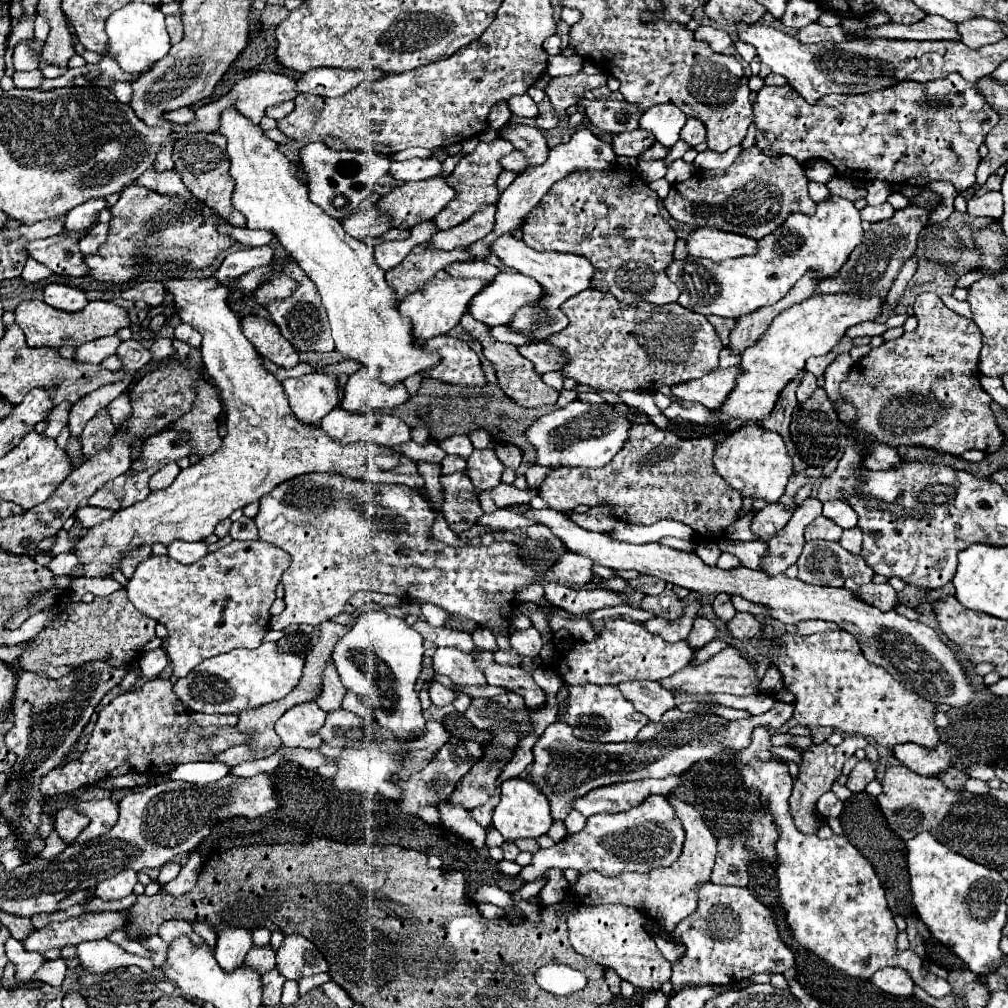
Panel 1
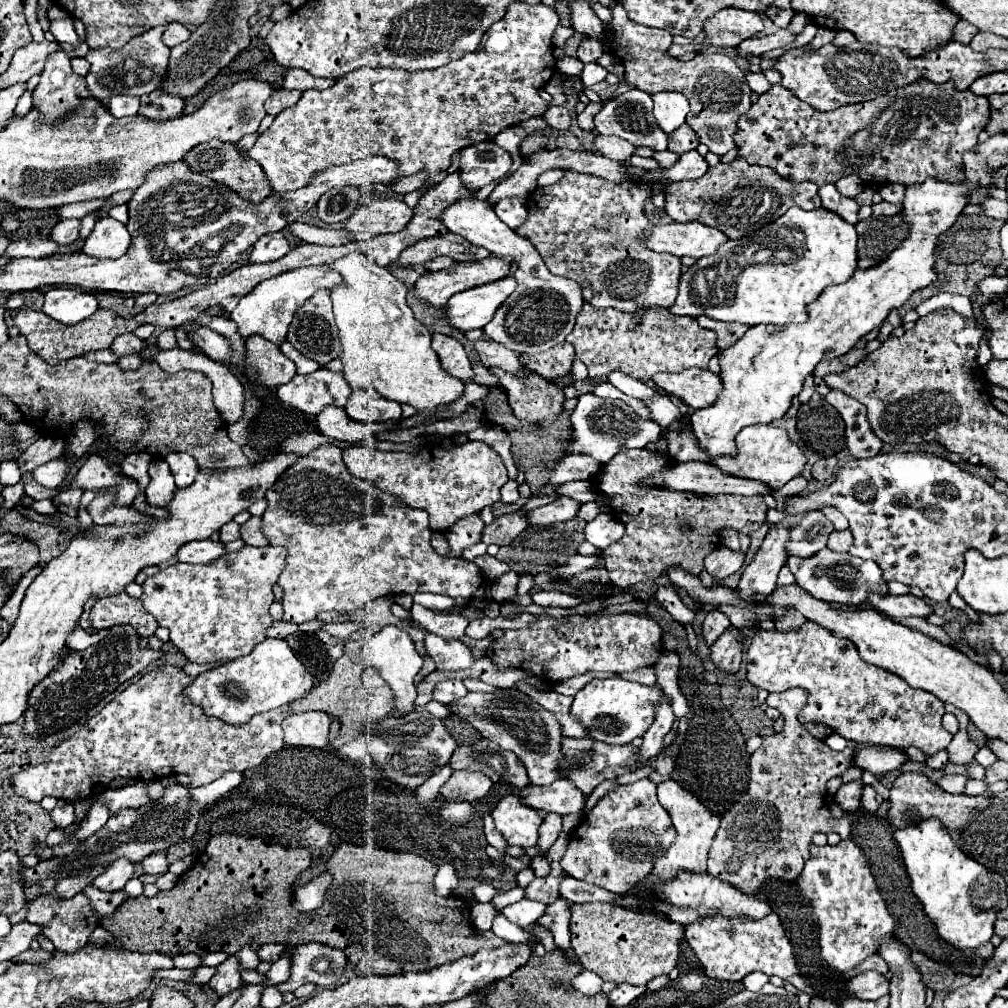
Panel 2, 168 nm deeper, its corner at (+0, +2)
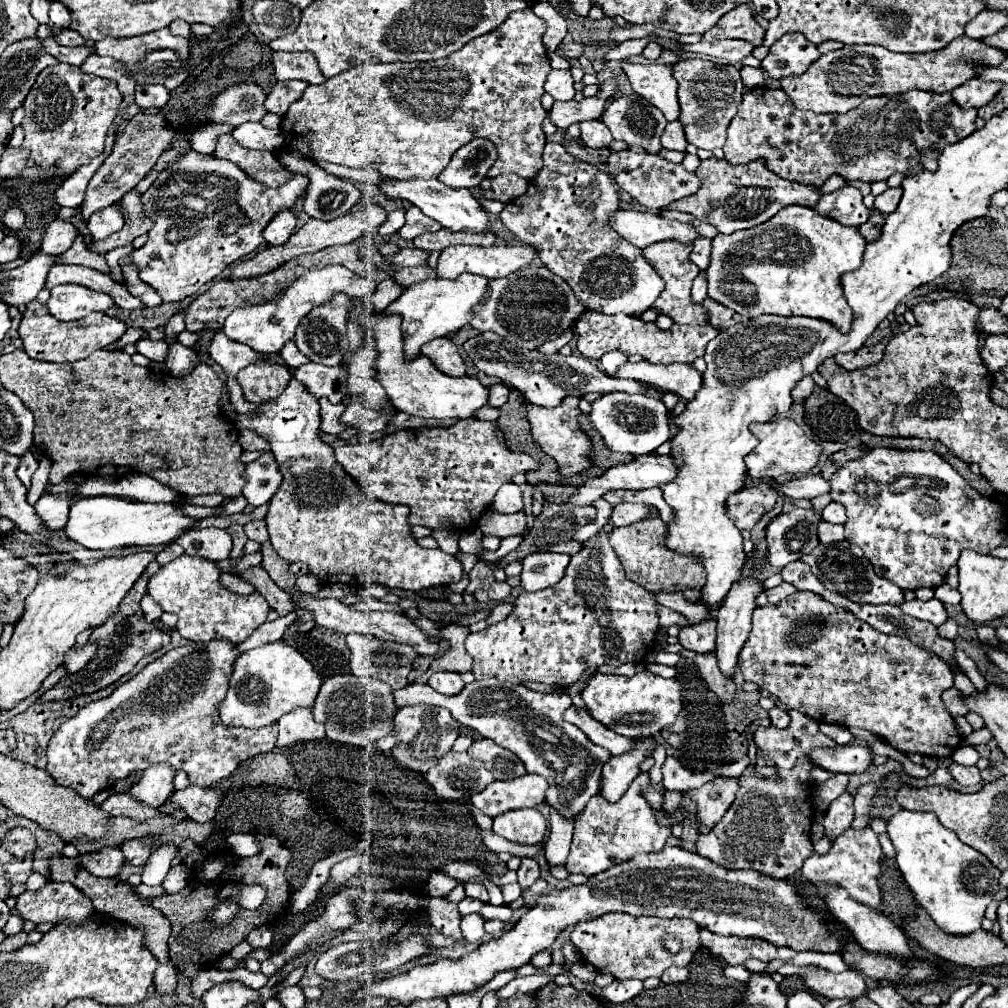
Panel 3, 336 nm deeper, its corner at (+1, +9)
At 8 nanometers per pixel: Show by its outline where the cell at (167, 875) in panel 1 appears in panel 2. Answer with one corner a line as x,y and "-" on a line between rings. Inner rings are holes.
158,851
154,855
148,855
140,863
148,875
162,875
168,871
168,861
166,861
166,851

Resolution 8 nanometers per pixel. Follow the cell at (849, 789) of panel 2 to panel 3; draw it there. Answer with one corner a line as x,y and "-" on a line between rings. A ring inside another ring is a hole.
843,792
837,800
831,802
825,814
825,836
835,840
841,832
845,832
853,822
853,796

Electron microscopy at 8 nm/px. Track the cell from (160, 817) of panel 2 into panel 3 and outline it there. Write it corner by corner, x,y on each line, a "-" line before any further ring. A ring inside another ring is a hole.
127,794
109,796
101,804
101,808
105,808
105,812
109,812
109,816
129,816
133,820
149,820
153,816
161,816
161,812
157,812
157,808
141,806

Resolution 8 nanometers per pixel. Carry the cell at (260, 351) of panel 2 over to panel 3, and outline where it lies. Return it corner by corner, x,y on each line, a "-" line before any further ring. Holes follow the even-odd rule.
257,360
257,364
249,364
237,374
237,382
241,384
247,402
265,402
277,398
287,388
289,380
291,370
269,360

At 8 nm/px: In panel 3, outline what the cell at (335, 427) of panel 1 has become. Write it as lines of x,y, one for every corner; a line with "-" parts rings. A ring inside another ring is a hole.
321,398
321,430
327,434
339,434
347,430
347,424
339,420
339,404
331,404
329,400

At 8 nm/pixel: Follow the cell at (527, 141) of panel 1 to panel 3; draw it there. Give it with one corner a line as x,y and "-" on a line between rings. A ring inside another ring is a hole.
631,150
611,152
607,158
607,170
615,182
625,192
629,192
639,204
643,204
647,208
655,208
655,210
669,206
673,200
695,194
701,186
701,180
695,174
687,172
681,164
671,164
671,162
663,160
657,154
637,154

